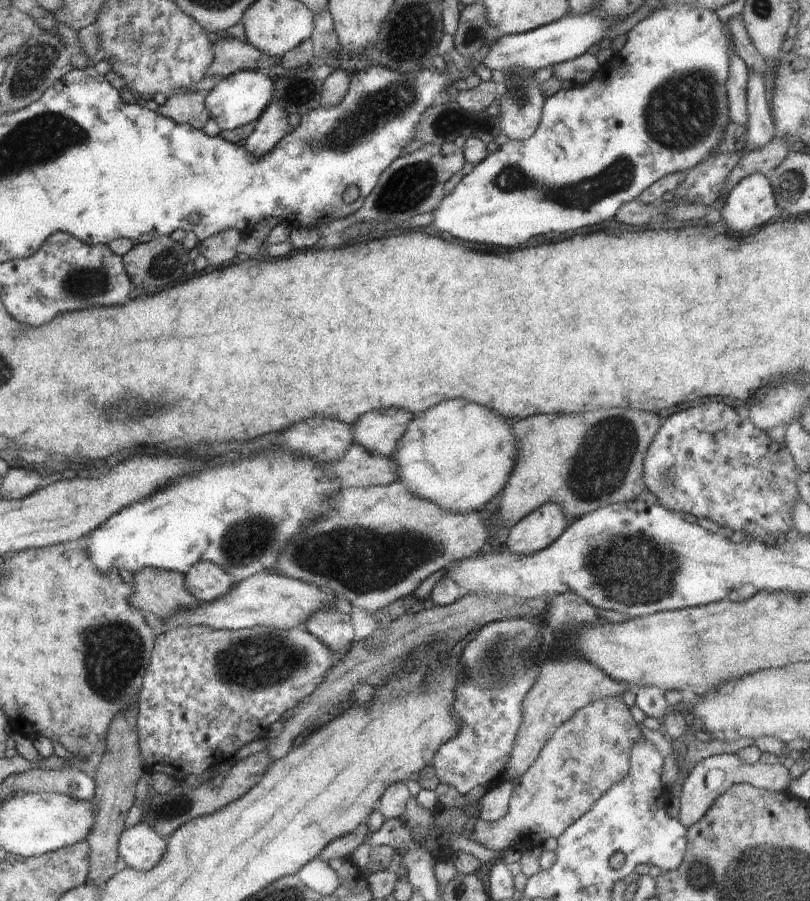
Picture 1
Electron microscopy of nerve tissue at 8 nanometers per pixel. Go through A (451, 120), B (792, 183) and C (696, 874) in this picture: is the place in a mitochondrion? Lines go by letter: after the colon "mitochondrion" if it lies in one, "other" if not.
A: mitochondrion
B: mitochondrion
C: mitochondrion

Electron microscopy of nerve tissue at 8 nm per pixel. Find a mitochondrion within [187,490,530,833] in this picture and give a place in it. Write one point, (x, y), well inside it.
(363, 560)

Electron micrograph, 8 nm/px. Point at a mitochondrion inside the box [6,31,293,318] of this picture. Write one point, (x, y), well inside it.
(40, 60)

